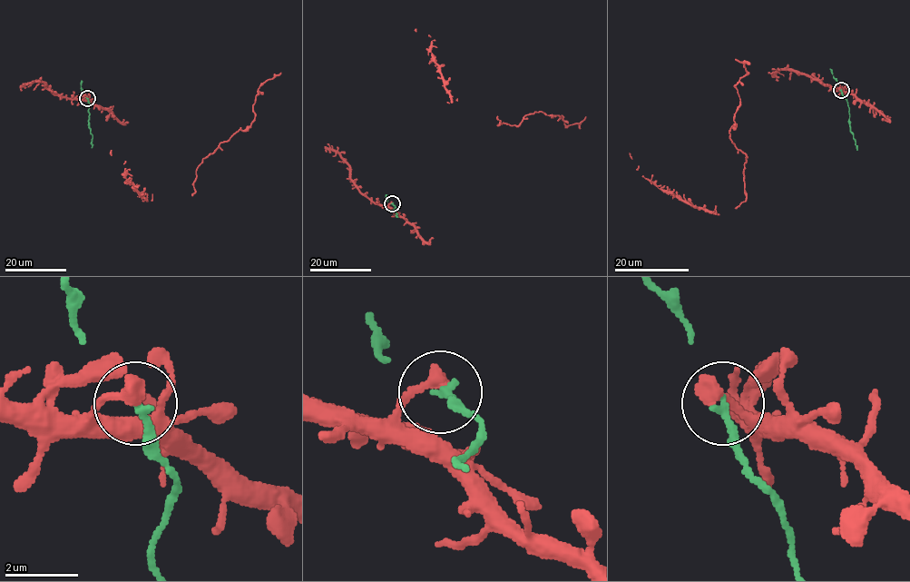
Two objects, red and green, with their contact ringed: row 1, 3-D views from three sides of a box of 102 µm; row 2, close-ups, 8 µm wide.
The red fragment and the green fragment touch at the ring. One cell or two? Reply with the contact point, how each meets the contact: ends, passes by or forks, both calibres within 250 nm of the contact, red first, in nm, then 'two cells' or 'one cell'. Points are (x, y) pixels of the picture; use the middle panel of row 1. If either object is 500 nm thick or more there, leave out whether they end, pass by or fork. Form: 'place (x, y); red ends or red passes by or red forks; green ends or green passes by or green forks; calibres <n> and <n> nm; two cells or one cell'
place (392, 203); red ends; green ends; calibres 440 and 240 nm; one cell

